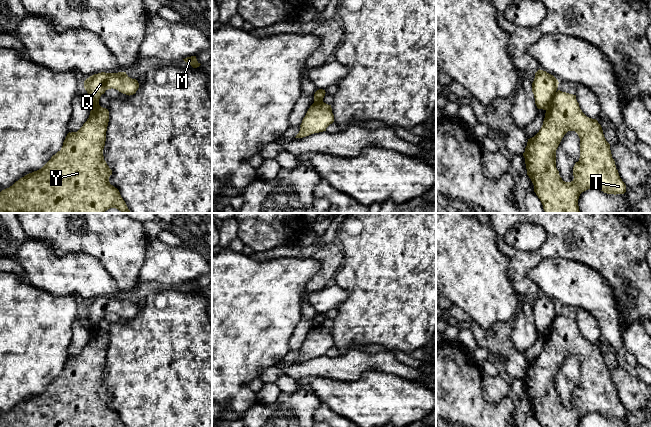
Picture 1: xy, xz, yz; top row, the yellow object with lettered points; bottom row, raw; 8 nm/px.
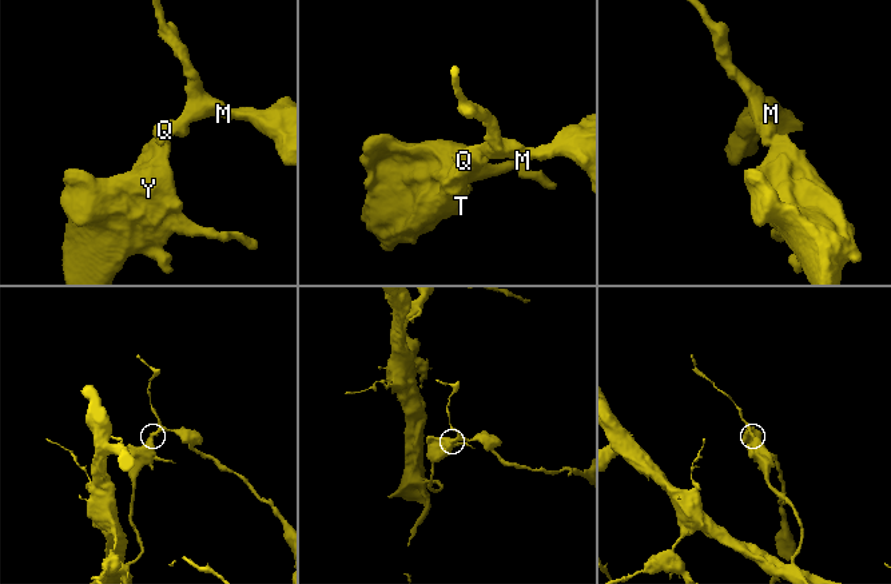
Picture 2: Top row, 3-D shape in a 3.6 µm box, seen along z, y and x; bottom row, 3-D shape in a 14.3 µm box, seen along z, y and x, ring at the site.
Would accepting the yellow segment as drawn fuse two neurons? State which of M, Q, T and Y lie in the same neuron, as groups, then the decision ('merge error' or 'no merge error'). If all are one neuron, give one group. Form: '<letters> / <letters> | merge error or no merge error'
M Q / T Y | merge error

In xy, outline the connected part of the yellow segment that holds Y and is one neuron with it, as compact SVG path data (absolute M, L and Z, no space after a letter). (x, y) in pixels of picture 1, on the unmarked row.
M90 329L89 342L77 356L69 356L60 375L39 394L25 399L0 416L0 427L125 427L109 406L112 394L103 380L109 335Z

